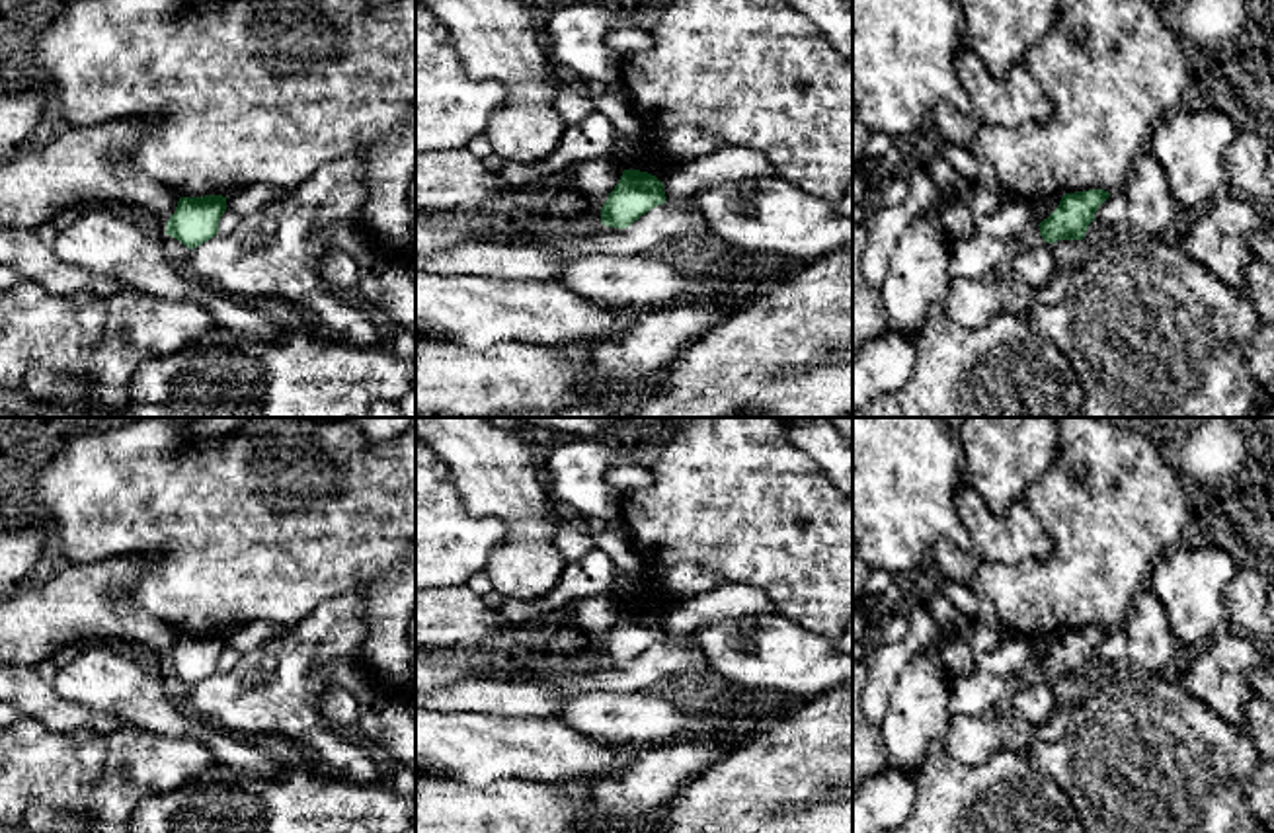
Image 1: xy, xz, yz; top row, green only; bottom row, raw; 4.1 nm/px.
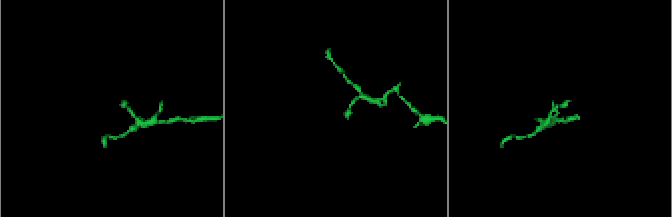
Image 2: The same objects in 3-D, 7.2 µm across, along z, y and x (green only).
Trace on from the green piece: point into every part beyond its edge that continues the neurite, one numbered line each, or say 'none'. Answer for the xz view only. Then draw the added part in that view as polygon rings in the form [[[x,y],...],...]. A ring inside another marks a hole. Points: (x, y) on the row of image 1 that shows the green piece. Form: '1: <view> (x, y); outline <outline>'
none

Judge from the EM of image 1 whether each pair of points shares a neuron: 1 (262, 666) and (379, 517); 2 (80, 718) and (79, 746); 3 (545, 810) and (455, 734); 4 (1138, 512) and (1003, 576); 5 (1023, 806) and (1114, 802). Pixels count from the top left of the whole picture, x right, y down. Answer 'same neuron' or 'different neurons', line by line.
1: different neurons
2: different neurons
3: different neurons
4: same neuron
5: different neurons

